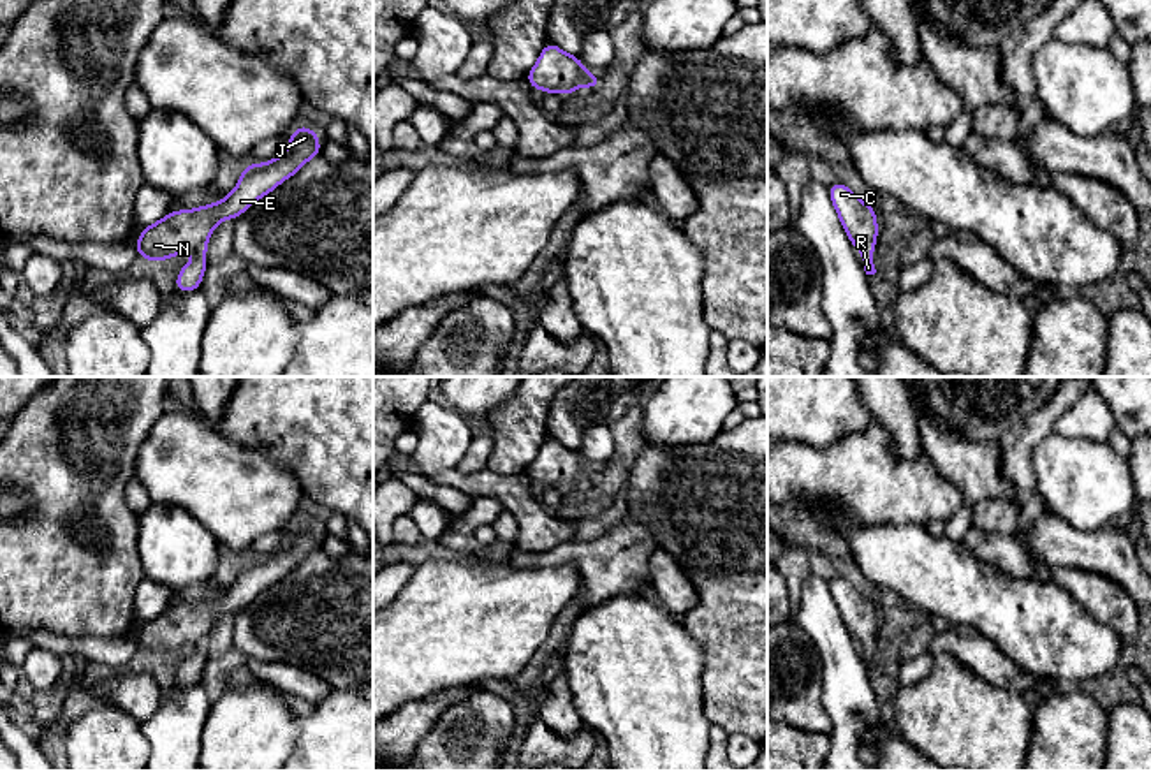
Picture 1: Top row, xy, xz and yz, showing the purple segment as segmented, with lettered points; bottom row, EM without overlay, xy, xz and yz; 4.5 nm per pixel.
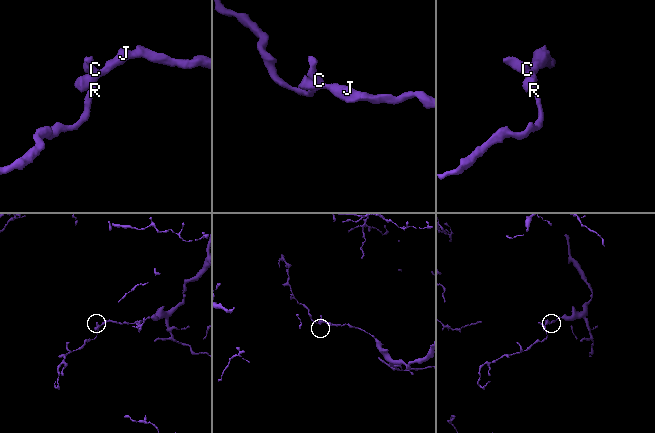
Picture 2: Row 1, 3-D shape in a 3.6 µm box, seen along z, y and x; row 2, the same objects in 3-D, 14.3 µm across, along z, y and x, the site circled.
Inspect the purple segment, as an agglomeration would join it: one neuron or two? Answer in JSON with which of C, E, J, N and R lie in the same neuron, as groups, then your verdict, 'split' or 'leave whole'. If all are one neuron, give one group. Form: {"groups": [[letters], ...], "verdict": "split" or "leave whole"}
{"groups": [["C", "E", "J", "N", "R"]], "verdict": "leave whole"}

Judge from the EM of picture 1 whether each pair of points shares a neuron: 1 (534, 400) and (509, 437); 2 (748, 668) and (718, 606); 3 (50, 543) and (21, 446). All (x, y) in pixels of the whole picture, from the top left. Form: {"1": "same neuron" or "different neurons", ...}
{"1": "same neuron", "2": "same neuron", "3": "same neuron"}

